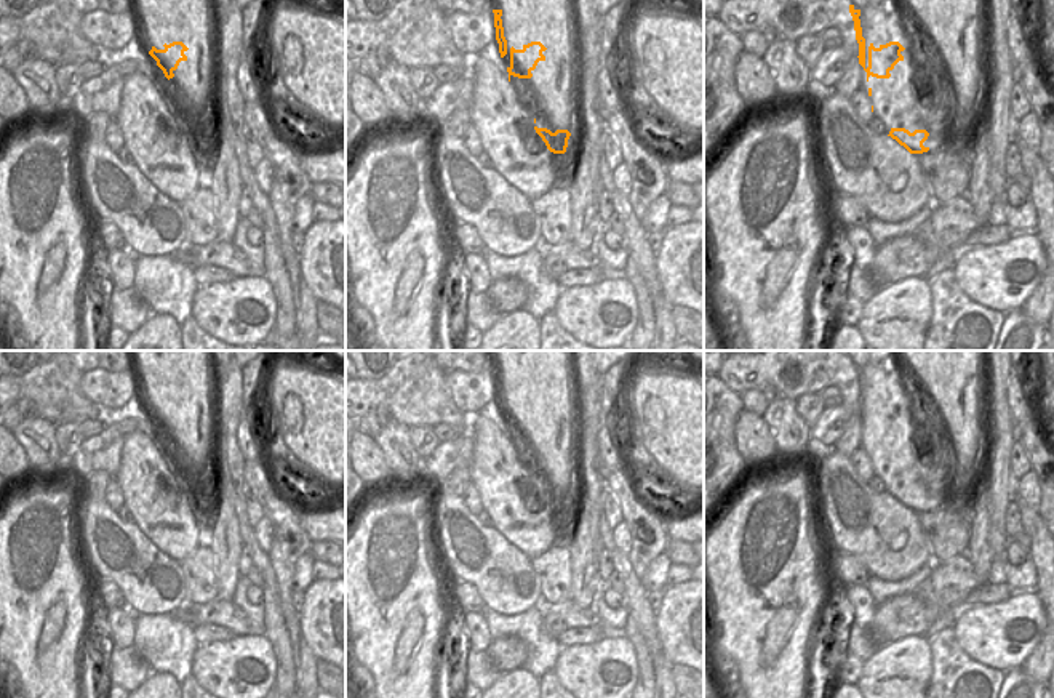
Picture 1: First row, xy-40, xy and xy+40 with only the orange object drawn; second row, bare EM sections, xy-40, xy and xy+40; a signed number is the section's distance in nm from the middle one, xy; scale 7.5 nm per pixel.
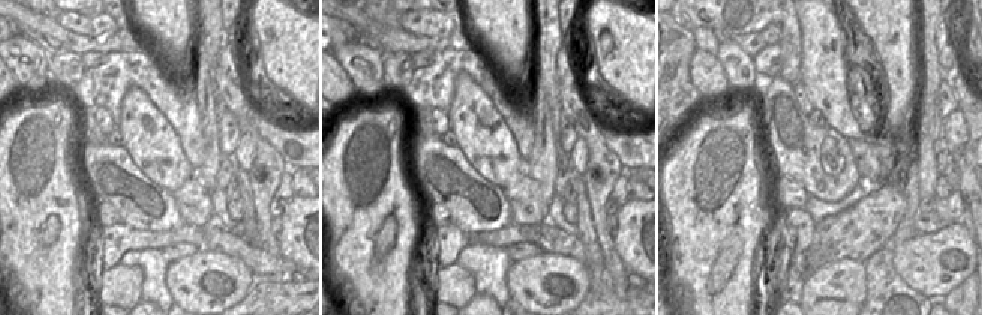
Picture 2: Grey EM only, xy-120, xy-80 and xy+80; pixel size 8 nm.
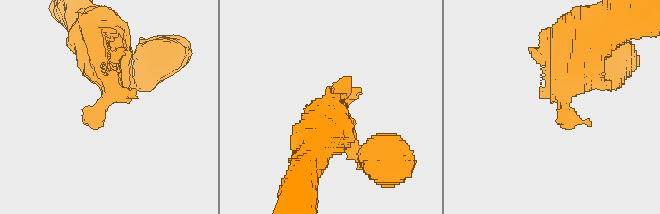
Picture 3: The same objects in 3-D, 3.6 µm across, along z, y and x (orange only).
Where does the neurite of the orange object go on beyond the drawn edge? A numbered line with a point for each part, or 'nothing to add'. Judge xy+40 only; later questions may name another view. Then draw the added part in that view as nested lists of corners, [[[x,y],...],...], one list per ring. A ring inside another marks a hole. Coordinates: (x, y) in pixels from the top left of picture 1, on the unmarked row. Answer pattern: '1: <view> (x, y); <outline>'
1: xy+40 (851, 445); [[[836,416],[836,434],[830,447],[830,455],[840,461],[846,461],[854,467],[854,488],[862,495],[860,525],[865,517],[878,524],[878,530],[888,527],[888,520],[894,506],[900,503],[891,495],[880,495],[872,488],[872,459],[868,455],[867,431],[859,423],[859,416]]]

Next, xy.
1: xy (495, 457); [[[485,410],[480,415],[469,416],[469,421],[475,440],[472,466],[469,469],[470,482],[483,475],[485,480],[497,490],[502,507],[512,517],[507,525],[501,520],[501,535],[529,559],[539,557],[560,540],[552,532],[552,524],[549,520],[550,509],[534,488],[534,472],[529,461],[518,453],[509,440],[509,431],[501,415],[493,415],[489,410]]]

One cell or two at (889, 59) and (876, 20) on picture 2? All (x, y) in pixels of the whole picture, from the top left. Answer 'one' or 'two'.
one

